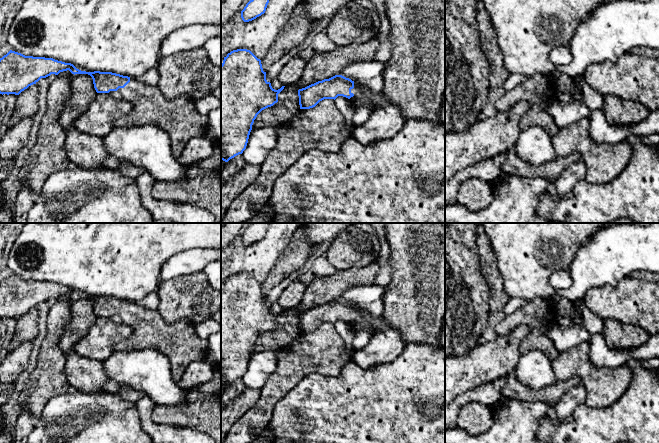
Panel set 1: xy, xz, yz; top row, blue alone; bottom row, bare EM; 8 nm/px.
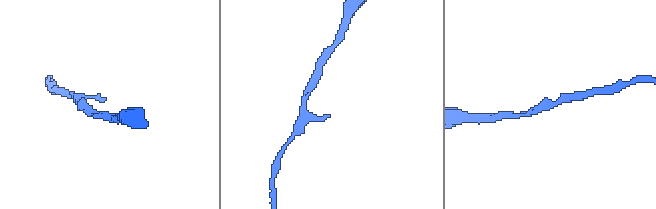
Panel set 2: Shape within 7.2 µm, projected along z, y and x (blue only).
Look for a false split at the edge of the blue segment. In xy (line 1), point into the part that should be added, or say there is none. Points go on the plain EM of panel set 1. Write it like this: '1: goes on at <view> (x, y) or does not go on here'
1: goes on at xy (179, 342)

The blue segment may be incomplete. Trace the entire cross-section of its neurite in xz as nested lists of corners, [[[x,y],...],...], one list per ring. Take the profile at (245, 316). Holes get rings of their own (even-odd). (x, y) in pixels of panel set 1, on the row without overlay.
[[[233,274],[224,281],[221,288],[221,384],[228,386],[243,377],[257,339],[278,326],[278,318],[284,311],[282,310],[278,314],[272,312],[271,307],[266,304],[266,296],[263,295],[261,284],[250,274]]]

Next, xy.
[[[10,274],[0,282],[0,318],[19,319],[29,310],[36,308],[41,302],[51,298],[58,299],[60,296],[69,294],[72,298],[88,298],[93,303],[97,317],[109,317],[116,315],[125,325],[132,329],[131,335],[115,345],[116,351],[136,351],[155,349],[165,354],[171,365],[173,380],[177,383],[181,380],[187,366],[195,360],[206,358],[207,339],[197,336],[194,325],[188,320],[180,320],[172,324],[167,323],[159,311],[146,308],[143,304],[123,300],[112,296],[86,296],[77,293],[71,287],[65,287],[53,282],[25,280]]]

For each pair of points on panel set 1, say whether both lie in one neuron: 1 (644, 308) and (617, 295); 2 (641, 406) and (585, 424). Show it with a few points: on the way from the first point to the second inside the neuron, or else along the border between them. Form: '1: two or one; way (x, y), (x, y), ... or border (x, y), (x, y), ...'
1: one; way (637, 302), (624, 301)
2: one; way (627, 420), (613, 424), (599, 424)

